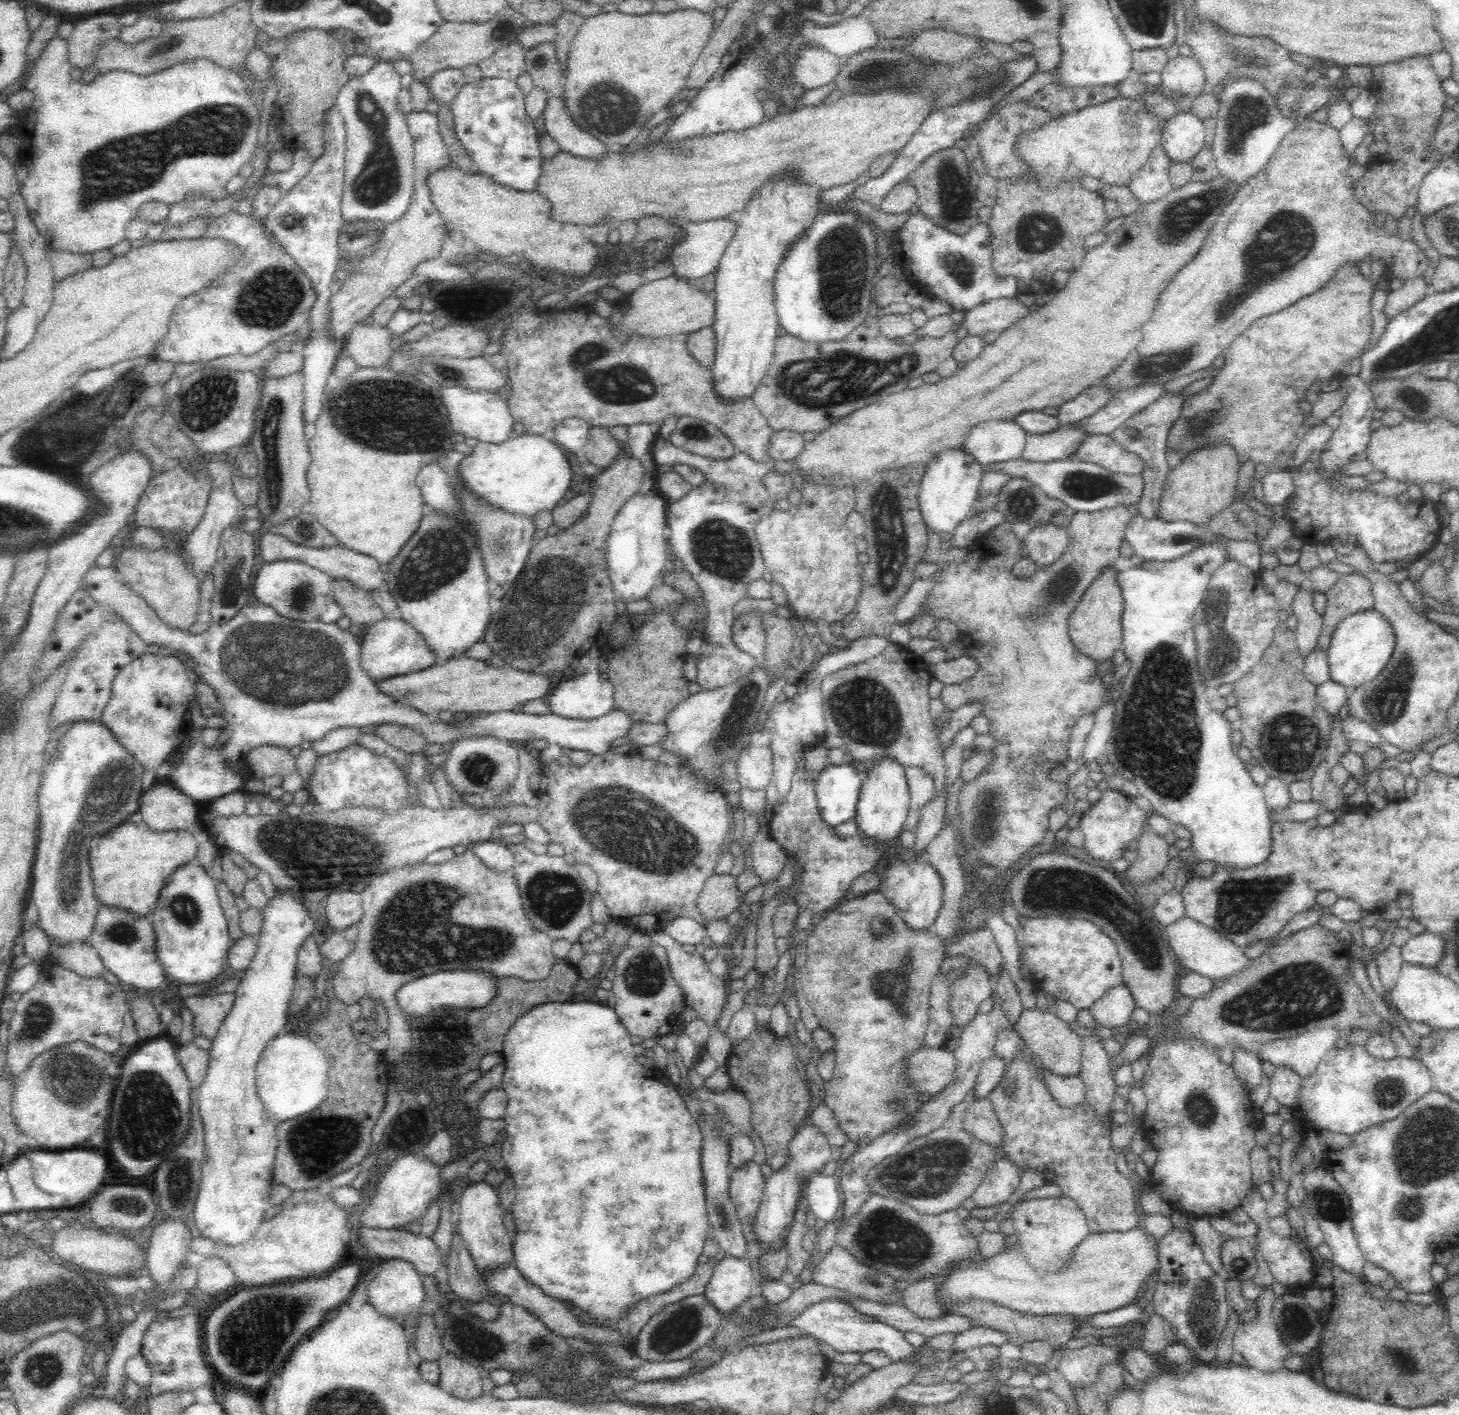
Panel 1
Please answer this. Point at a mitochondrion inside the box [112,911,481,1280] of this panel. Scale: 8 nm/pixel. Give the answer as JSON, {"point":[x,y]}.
{"point":[316,1148]}

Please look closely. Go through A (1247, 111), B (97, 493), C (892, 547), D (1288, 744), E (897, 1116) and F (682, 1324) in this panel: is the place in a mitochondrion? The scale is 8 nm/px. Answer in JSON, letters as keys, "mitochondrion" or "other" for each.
{"A":"mitochondrion","B":"other","C":"other","D":"mitochondrion","E":"mitochondrion","F":"mitochondrion"}

